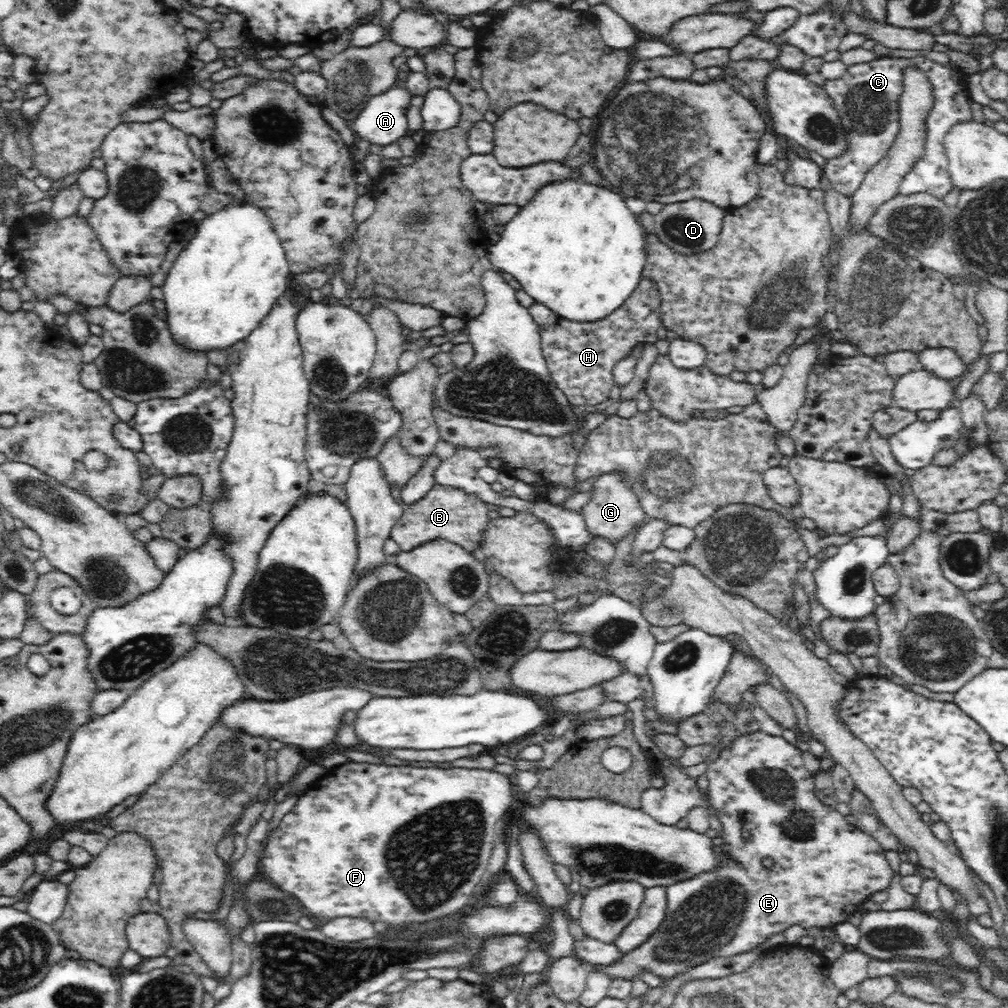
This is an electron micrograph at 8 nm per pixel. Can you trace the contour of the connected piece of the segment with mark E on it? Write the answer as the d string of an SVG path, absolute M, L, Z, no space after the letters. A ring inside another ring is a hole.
M763 731L746 732L744 735L736 737L731 743L730 747L720 752L720 756L709 764L707 770L708 781L710 782L706 794L699 792L693 781L690 781L687 774L682 772L682 767L672 758L667 758L660 764L660 773L664 777L666 786L660 789L649 789L641 795L641 810L648 814L655 822L667 826L675 826L680 819L685 818L692 808L696 806L703 806L704 808L712 807L717 813L717 817L722 824L722 845L720 850L724 854L717 855L717 865L713 869L708 869L708 872L702 872L698 876L691 877L688 880L678 882L667 888L668 905L666 908L666 918L648 942L636 948L632 952L626 953L626 958L614 966L602 966L604 971L612 978L622 977L624 979L632 979L642 970L646 969L652 973L661 976L662 978L675 977L677 974L683 973L688 968L710 962L714 958L734 956L735 954L742 954L743 952L750 952L757 946L766 944L772 936L782 934L792 926L800 926L804 930L812 930L812 928L829 928L834 930L838 924L844 921L851 921L858 915L857 907L876 894L876 892L888 892L891 888L894 876L894 870L890 868L886 860L885 849L872 836L868 836L862 832L856 825L848 825L842 814L826 805L822 804L818 795L815 793L815 785L813 775L806 770L804 766L804 758L802 758L803 750L798 746L790 744L786 738L782 736L770 736L770 734ZM764 860L772 860L772 866L764 866Z

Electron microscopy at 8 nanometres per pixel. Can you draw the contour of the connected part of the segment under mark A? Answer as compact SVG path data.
M394 84L386 94L370 98L351 126L354 136L370 146L388 146L404 138L409 131L407 104L410 95L404 86Z

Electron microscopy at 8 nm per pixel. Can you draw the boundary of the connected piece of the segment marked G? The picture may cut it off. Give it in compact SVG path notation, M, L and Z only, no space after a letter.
M617 472L604 474L594 480L594 486L589 494L587 503L579 510L587 533L592 538L602 538L610 544L618 544L622 542L626 536L630 536L632 532L636 532L638 528L644 527L651 518L643 511L636 495L631 488L621 478Z

